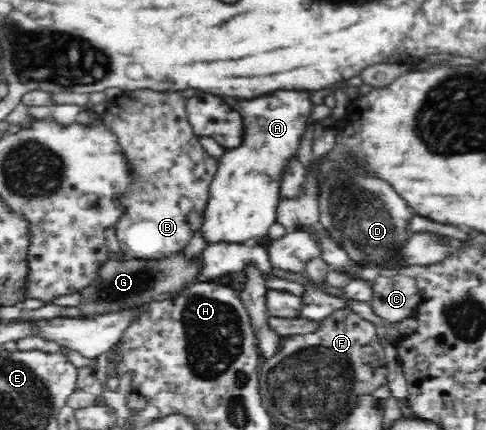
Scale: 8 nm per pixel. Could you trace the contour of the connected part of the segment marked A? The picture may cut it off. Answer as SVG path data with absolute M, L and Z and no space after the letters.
M279 90L279 92L271 92L267 96L257 98L236 98L235 96L229 98L227 96L225 102L229 102L242 116L245 136L237 148L228 149L218 160L217 170L209 184L207 204L203 210L203 220L199 224L199 230L203 232L203 238L209 245L218 242L250 244L268 234L267 230L276 222L275 210L282 198L280 194L281 172L289 156L297 153L300 140L305 135L309 124L313 124L314 121L310 119L310 115L315 105L311 103L308 91L294 90Z

